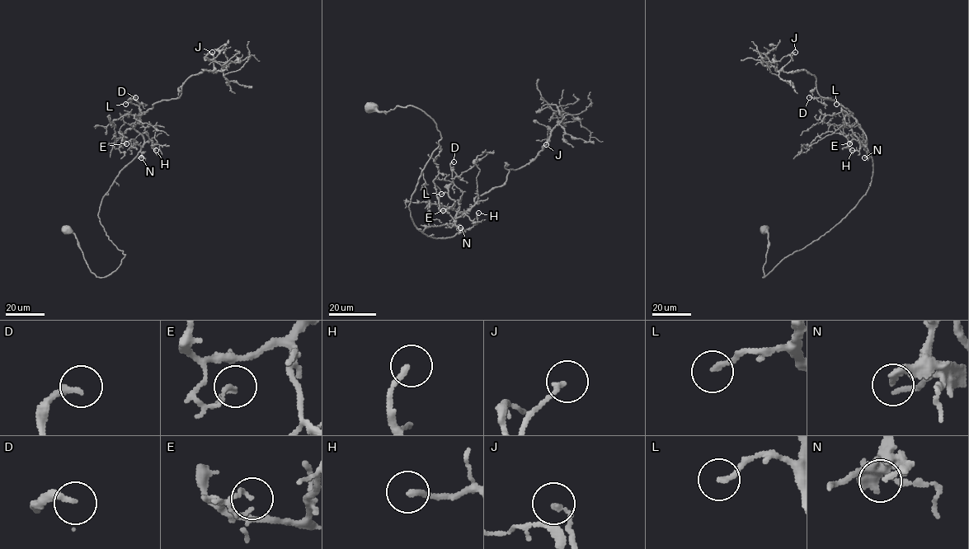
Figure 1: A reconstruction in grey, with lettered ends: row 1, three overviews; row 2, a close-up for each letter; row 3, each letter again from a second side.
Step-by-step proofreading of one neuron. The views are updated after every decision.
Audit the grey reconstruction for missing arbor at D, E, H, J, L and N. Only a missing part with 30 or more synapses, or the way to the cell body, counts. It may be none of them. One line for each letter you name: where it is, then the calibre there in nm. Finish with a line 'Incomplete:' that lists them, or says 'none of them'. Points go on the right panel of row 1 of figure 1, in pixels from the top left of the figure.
D: (809, 97) | 240 nm
H: (852, 150) | 200 nm
N: (864, 157) | 200 nm
Incomplete: D, H, N

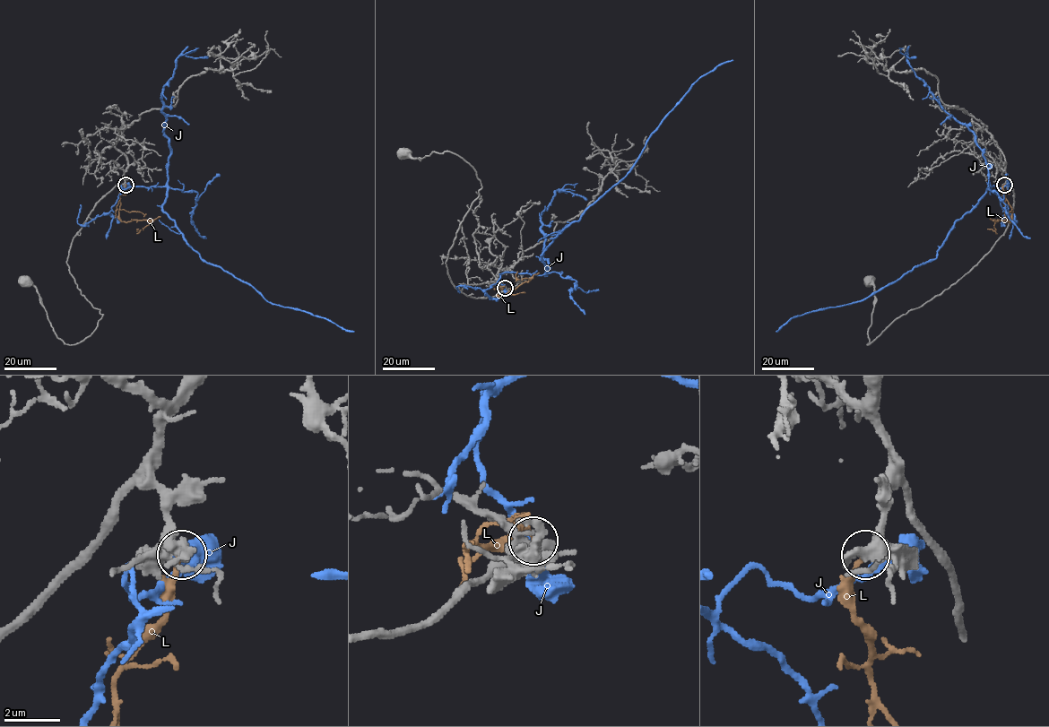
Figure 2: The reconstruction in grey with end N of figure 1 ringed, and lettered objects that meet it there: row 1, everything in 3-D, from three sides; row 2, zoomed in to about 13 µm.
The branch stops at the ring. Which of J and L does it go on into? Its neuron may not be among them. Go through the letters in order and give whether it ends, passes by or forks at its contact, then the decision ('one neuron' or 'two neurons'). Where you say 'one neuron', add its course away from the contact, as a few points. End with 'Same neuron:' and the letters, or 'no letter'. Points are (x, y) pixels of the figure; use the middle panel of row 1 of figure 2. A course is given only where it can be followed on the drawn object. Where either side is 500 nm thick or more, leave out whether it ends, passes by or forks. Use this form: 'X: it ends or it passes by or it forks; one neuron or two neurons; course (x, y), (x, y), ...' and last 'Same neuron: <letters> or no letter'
J: it passes by; two neurons
L: it ends; one neuron; course (505, 289), (498, 289), (498, 296), (529, 280), (517, 279), (517, 272)
Same neuron: L

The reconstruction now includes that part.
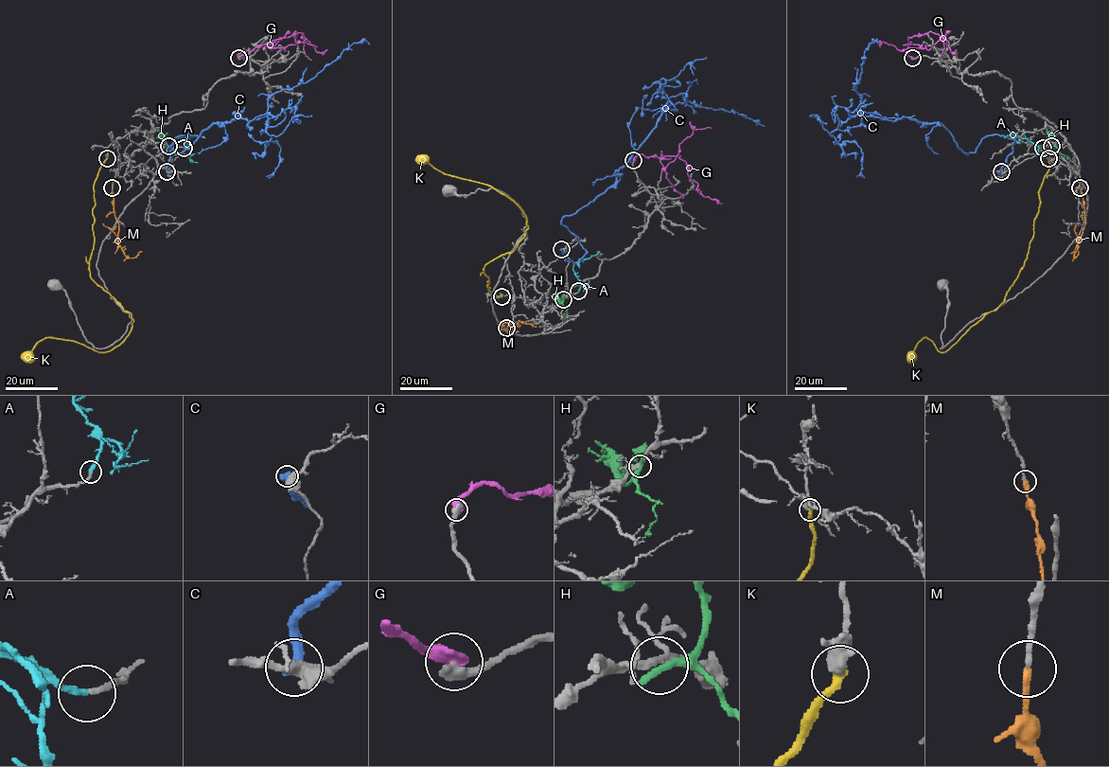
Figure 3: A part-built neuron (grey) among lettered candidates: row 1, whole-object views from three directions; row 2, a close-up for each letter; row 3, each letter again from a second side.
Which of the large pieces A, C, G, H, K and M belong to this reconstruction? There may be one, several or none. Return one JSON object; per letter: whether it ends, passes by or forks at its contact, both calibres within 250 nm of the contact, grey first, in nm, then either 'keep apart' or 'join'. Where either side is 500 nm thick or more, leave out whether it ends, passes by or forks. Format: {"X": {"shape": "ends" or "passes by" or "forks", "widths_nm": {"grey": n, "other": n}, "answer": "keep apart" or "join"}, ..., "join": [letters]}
{"A": {"shape": "ends", "widths_nm": {"grey": 190, "other": 240}, "answer": "join"}, "C": {"shape": "ends", "widths_nm": {"grey": 440, "other": 400}, "answer": "keep apart"}, "G": {"widths_nm": {"grey": 480, "other": 600}, "answer": "keep apart"}, "H": {"shape": "ends", "widths_nm": {"grey": 220, "other": 360}, "answer": "keep apart"}, "K": {"shape": "ends", "widths_nm": {"grey": 400, "other": 280}, "answer": "keep apart"}, "M": {"shape": "ends", "widths_nm": {"grey": 190, "other": 300}, "answer": "join"}, "join": ["A", "M"]}

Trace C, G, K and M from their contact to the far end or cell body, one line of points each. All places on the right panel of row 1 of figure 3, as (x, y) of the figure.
C: (1001, 171), (1014, 142), (1005, 135), (966, 154), (940, 123), (863, 115), (853, 86), (878, 44)
G: (912, 58), (906, 55), (909, 38), (931, 31), (948, 42), (952, 52), (956, 49)
K: (1048, 158), (1027, 259), (1005, 300), (943, 352), (924, 337), (908, 362)
M: (1080, 188), (1084, 217), (1075, 258), (1078, 252)

